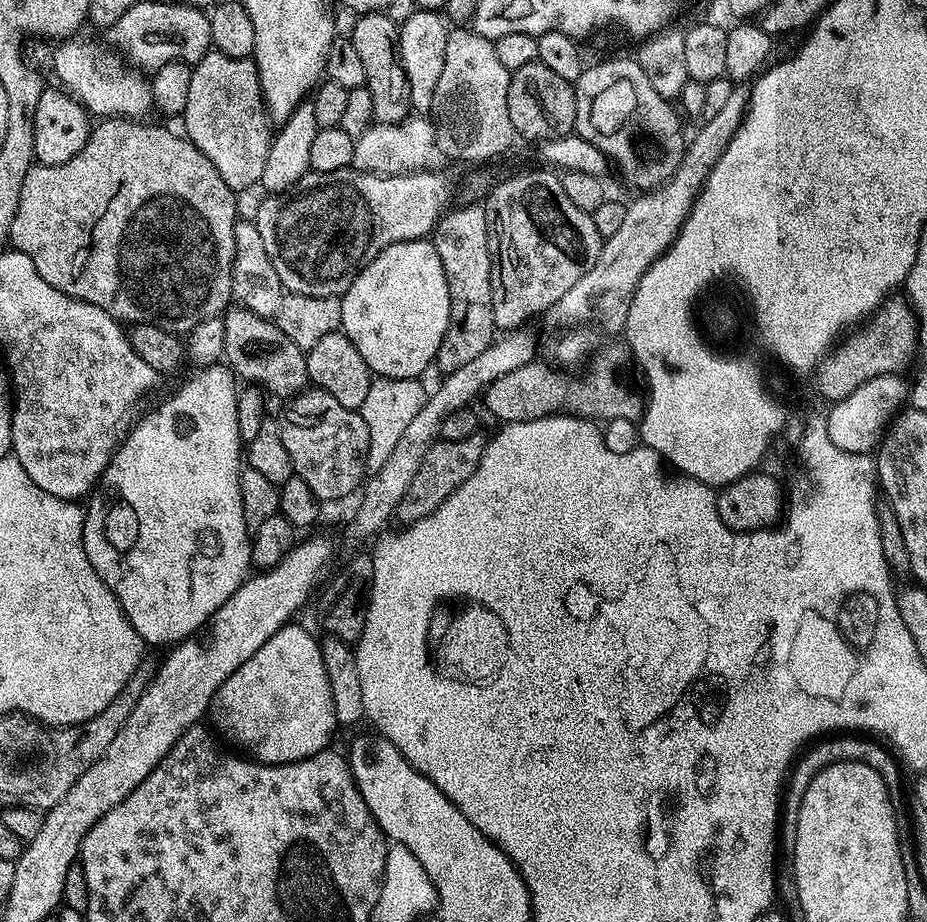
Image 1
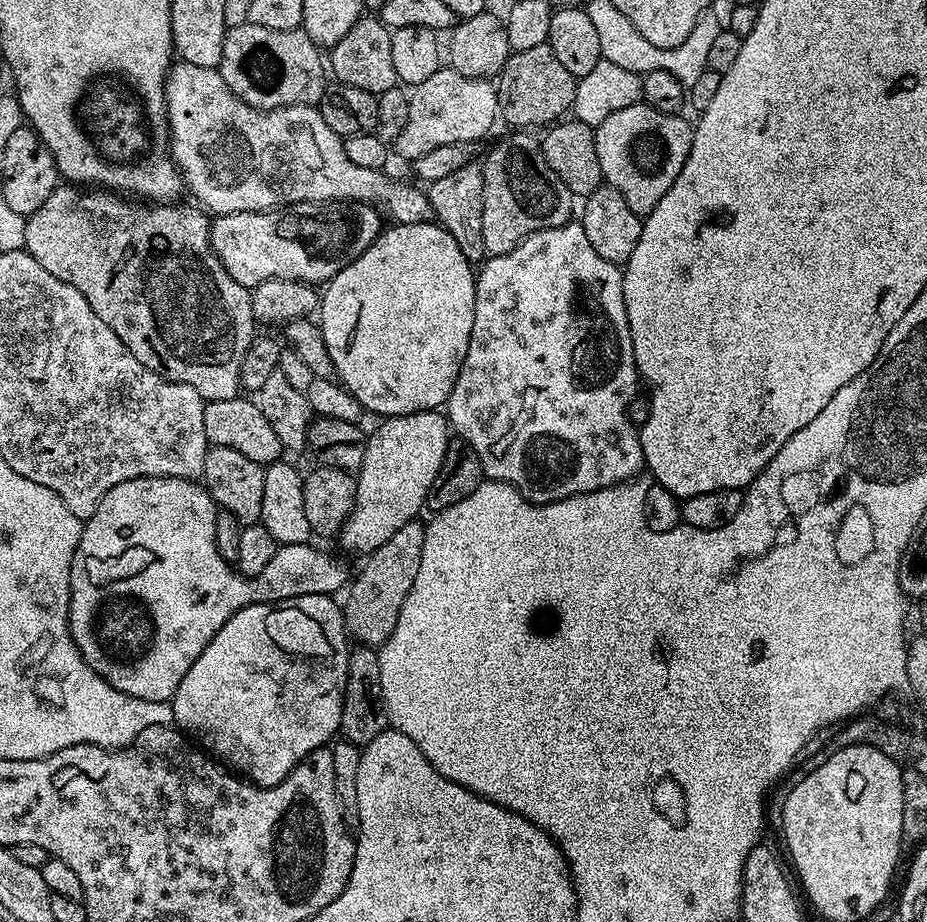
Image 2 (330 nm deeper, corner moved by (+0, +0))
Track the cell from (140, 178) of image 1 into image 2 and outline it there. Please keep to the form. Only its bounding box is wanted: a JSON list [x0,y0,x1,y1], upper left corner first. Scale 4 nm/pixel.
[24,186,258,402]

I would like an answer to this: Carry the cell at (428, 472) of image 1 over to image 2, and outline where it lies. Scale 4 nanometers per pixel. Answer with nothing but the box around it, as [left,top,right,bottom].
[342,519,425,646]

